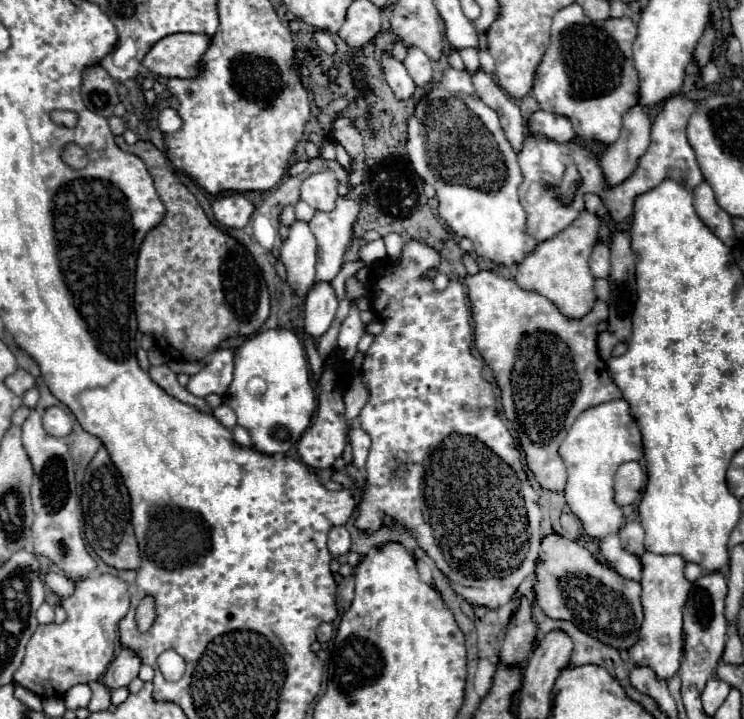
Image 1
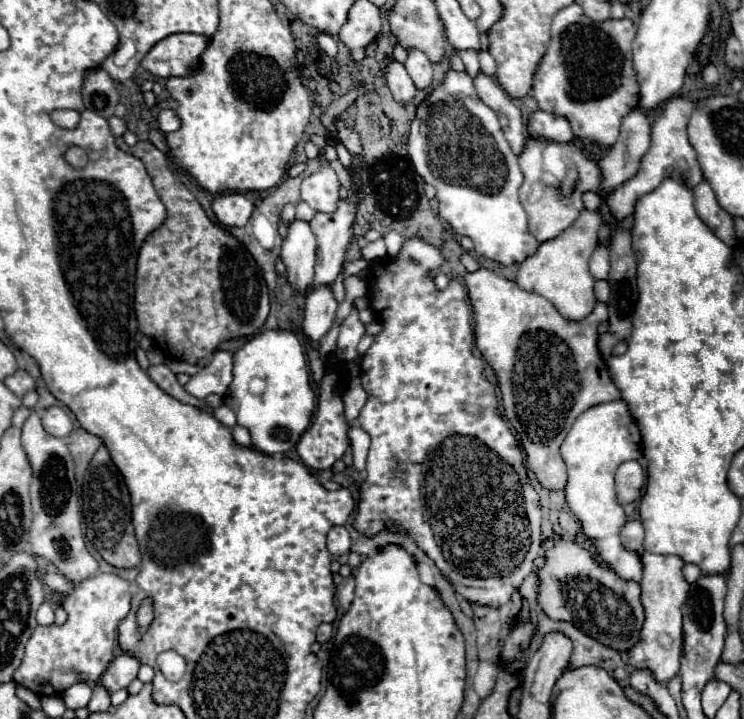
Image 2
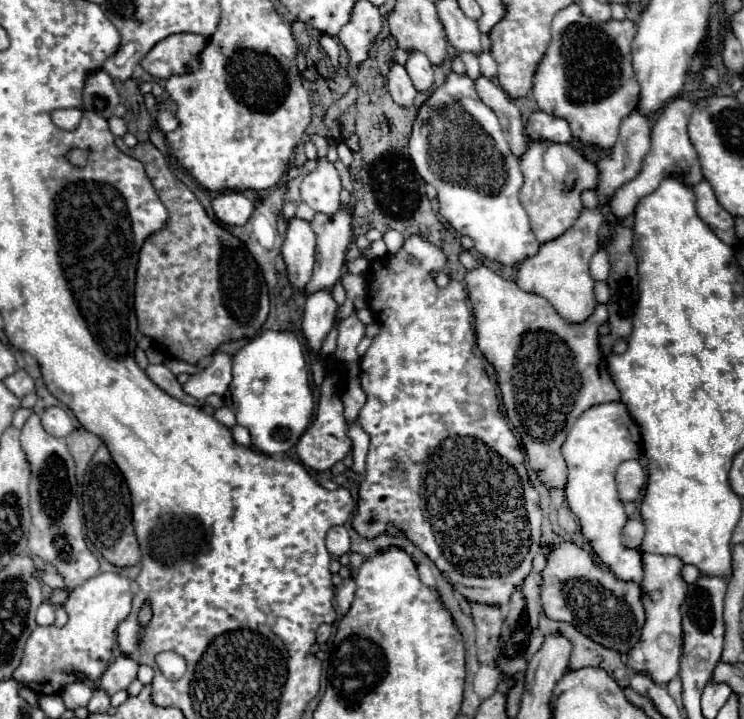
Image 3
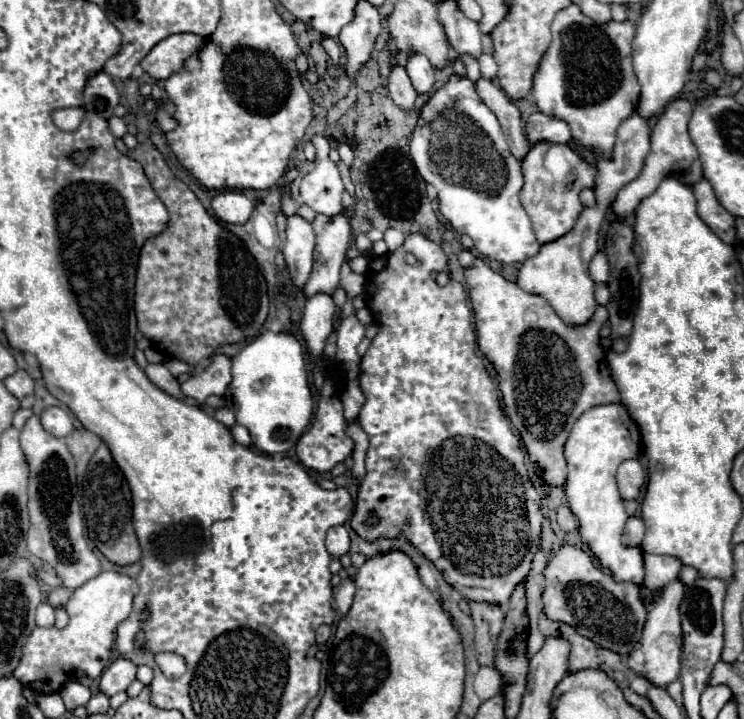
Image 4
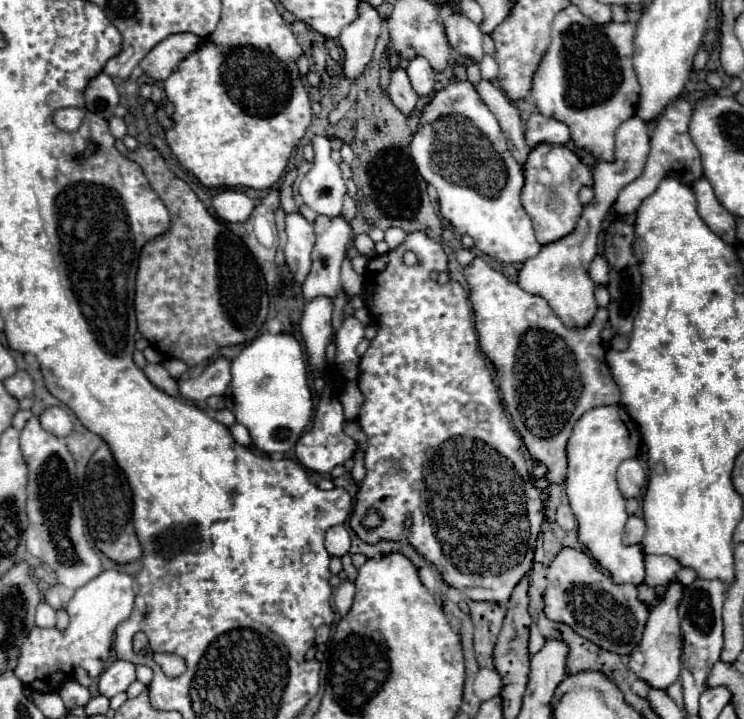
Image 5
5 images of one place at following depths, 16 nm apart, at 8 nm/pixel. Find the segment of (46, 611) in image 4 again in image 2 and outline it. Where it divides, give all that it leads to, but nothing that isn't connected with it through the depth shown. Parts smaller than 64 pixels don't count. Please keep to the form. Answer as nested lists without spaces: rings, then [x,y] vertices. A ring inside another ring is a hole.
[[[44,602],[40,608],[38,608],[38,616],[36,616],[38,624],[52,624],[54,622],[54,606],[50,606],[48,602]]]

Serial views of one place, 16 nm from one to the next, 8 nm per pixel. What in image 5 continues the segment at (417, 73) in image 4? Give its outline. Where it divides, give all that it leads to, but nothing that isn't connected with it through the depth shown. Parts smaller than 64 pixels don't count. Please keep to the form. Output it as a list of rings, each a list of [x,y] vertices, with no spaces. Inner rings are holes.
[[[416,56],[416,60],[410,60],[406,72],[416,94],[430,96],[434,92],[434,70],[428,64],[428,60],[424,60],[424,56]]]

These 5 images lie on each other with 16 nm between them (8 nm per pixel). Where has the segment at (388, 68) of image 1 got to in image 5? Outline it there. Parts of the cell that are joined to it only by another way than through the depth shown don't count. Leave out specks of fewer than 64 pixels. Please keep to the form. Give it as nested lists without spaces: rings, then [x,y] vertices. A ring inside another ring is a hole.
[[[394,68],[390,74],[390,86],[388,86],[388,94],[392,98],[392,102],[404,112],[408,114],[414,104],[416,104],[416,92],[412,92],[412,84],[408,80],[408,74],[404,68]]]

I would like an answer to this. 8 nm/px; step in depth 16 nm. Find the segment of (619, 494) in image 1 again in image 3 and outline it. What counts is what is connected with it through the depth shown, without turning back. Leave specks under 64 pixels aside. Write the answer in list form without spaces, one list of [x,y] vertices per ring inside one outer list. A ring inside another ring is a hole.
[[[628,460],[620,464],[616,472],[616,488],[622,504],[640,500],[644,484],[646,484],[646,472],[638,460]]]

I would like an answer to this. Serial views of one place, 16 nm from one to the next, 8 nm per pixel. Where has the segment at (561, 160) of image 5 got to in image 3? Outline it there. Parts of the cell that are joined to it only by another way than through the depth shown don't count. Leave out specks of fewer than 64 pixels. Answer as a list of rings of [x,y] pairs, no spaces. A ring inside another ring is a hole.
[[[538,140],[538,144],[528,142],[528,148],[524,156],[520,158],[520,166],[524,172],[524,186],[522,186],[522,206],[530,218],[530,228],[536,236],[536,240],[548,242],[566,232],[582,212],[582,200],[580,194],[584,190],[598,190],[598,166],[590,162],[578,148],[572,144],[552,144],[546,140]],[[540,152],[540,158],[538,158]],[[574,168],[578,172],[576,186],[570,194],[564,192],[564,178],[566,172]]]

